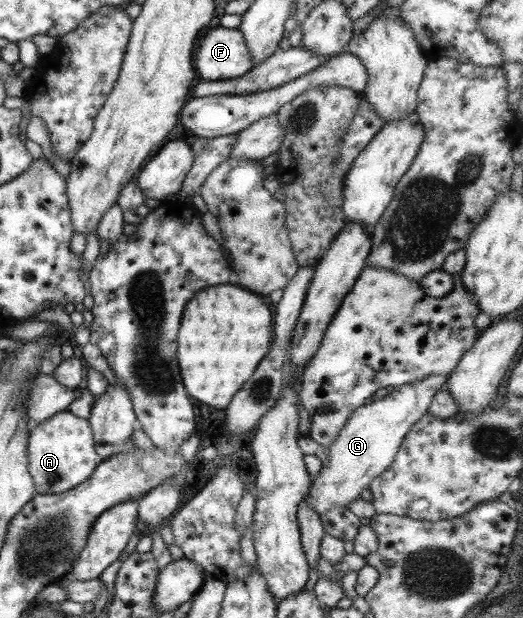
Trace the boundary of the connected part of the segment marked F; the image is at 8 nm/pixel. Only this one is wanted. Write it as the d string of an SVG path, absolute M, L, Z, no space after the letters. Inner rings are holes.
M218 25L202 38L194 52L194 68L200 81L219 81L245 75L251 64L244 39L238 29Z

